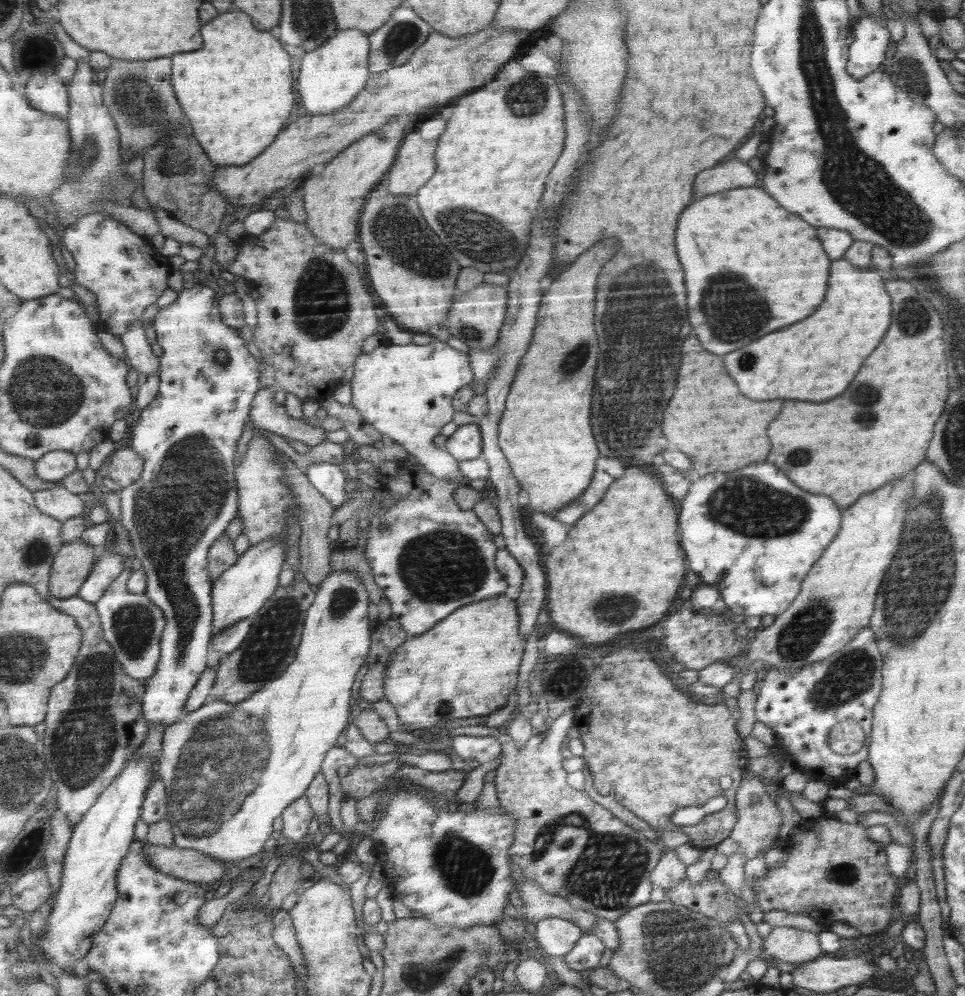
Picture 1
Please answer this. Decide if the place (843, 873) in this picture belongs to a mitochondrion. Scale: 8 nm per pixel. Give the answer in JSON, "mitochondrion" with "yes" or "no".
{"mitochondrion":"yes"}

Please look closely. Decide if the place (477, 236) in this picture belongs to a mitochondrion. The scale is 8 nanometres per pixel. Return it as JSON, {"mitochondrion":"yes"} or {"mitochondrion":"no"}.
{"mitochondrion":"yes"}

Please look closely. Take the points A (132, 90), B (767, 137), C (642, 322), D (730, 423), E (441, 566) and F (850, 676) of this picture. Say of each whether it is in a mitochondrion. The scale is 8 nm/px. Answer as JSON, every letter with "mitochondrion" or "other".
{"A":"mitochondrion","B":"other","C":"mitochondrion","D":"other","E":"mitochondrion","F":"mitochondrion"}

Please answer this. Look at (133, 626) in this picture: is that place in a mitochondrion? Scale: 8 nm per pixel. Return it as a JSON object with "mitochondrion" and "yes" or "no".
{"mitochondrion":"yes"}

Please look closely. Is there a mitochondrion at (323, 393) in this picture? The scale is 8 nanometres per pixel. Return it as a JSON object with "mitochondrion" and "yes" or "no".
{"mitochondrion":"no"}

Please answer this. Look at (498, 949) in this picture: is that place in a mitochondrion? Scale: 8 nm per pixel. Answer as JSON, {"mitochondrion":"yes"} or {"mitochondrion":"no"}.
{"mitochondrion":"no"}

